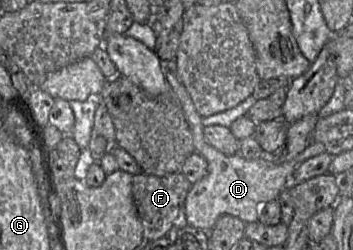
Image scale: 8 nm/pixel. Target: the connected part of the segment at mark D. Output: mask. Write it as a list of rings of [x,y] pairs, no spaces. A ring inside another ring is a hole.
[[[160,60],[161,70],[179,100],[184,116],[192,132],[195,152],[202,155],[208,163],[208,173],[201,180],[193,183],[184,203],[188,225],[210,232],[218,218],[223,214],[237,217],[245,223],[258,221],[260,205],[277,200],[280,192],[291,183],[295,168],[308,158],[327,151],[326,145],[312,141],[291,161],[275,164],[266,158],[248,160],[236,155],[226,155],[208,144],[203,135],[202,117],[197,113],[191,97],[179,80],[177,74],[167,67],[167,61]]]

